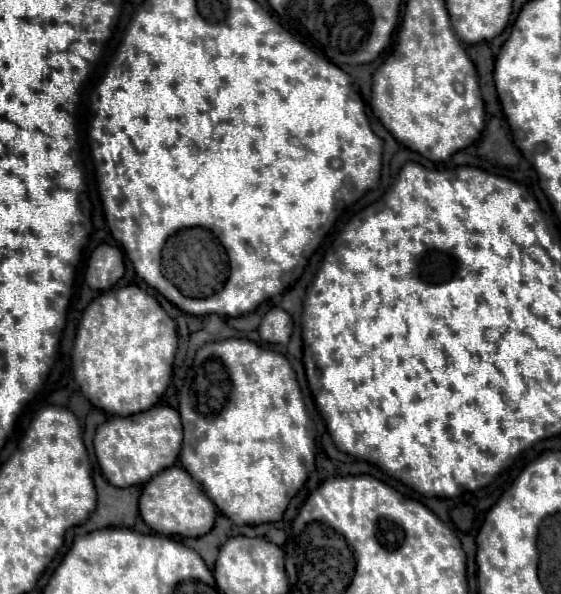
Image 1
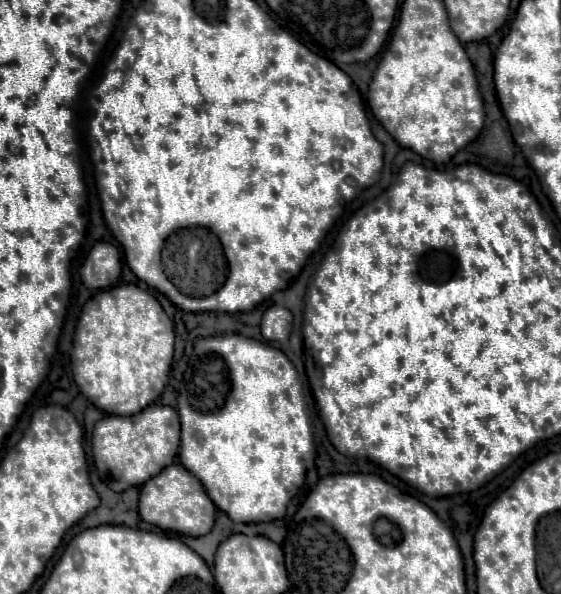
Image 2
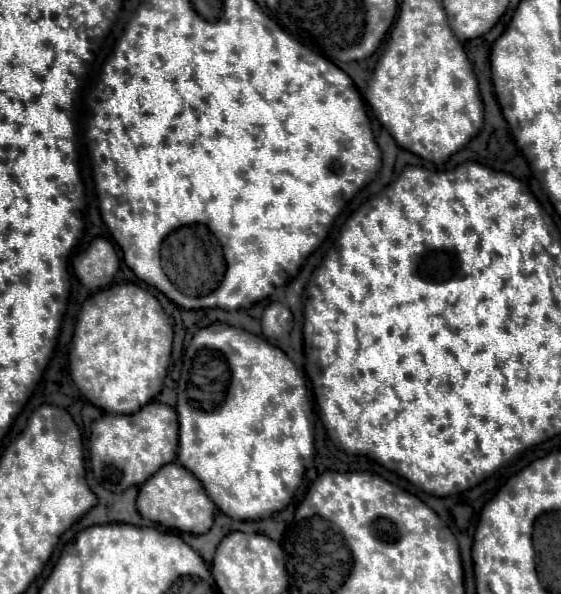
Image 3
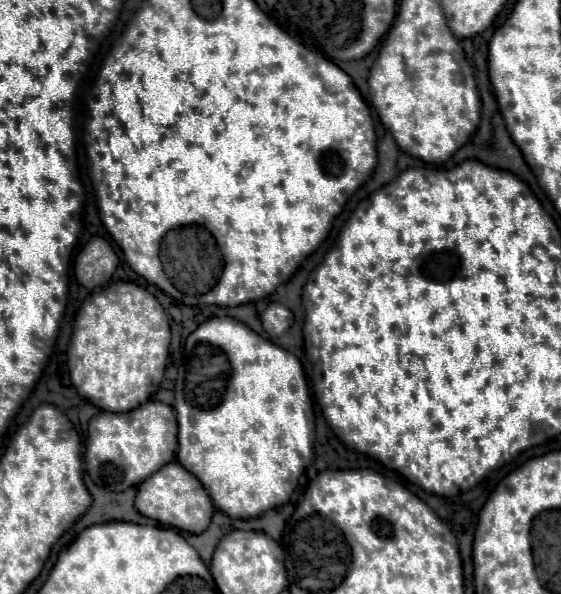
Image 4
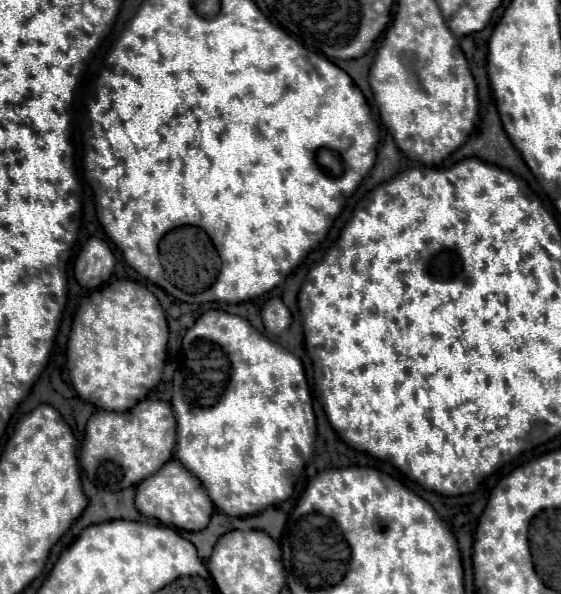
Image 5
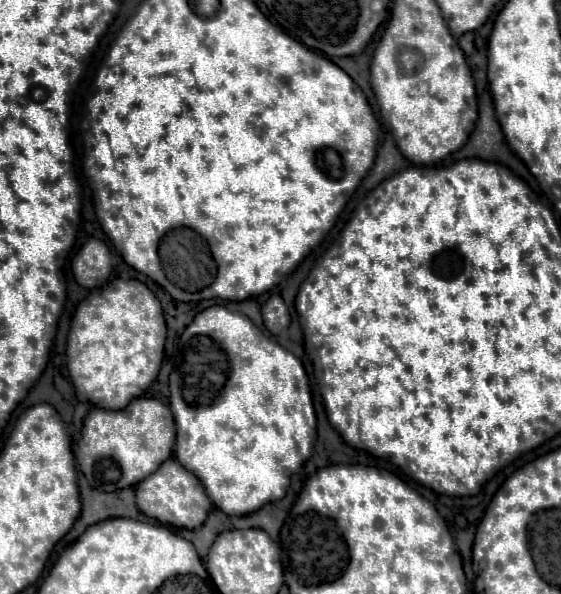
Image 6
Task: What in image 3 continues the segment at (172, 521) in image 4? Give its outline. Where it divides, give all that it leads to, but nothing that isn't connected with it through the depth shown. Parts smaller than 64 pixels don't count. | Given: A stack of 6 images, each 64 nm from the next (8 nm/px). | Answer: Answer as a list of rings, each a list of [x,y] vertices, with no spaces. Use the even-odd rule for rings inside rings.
[[[166,464],[150,480],[146,480],[146,484],[140,486],[138,512],[142,514],[142,518],[162,524],[164,528],[170,528],[170,530],[206,534],[212,526],[216,506],[206,496],[204,488],[196,476],[186,472],[186,468],[182,468],[180,464]]]

